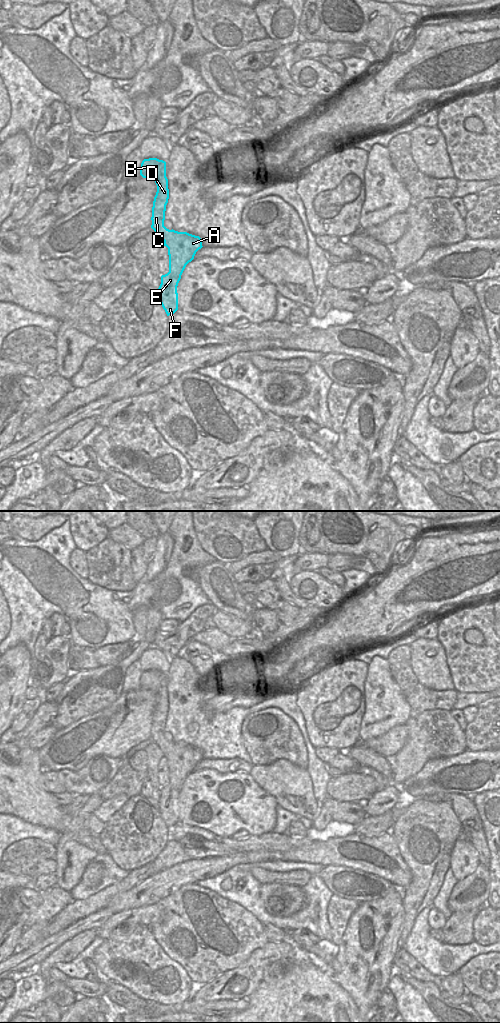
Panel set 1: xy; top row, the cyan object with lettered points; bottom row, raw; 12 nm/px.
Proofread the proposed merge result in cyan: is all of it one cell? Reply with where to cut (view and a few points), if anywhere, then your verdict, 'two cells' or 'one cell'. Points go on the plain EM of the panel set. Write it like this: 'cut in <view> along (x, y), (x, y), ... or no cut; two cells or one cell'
no cut; one cell

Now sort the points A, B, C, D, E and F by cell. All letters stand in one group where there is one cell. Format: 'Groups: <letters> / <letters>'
Groups: A B C D E F

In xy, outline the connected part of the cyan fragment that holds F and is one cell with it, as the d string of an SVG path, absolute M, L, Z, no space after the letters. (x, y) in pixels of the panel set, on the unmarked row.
M157 670L144 671L141 675L140 687L143 690L153 691L157 697L152 719L151 740L164 753L164 758L168 760L169 784L161 788L158 811L169 828L178 822L178 795L186 777L203 759L202 751L187 744L169 742L164 738L166 717L169 711L166 674Z

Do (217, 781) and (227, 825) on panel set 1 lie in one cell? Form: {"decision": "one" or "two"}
{"decision": "one"}

